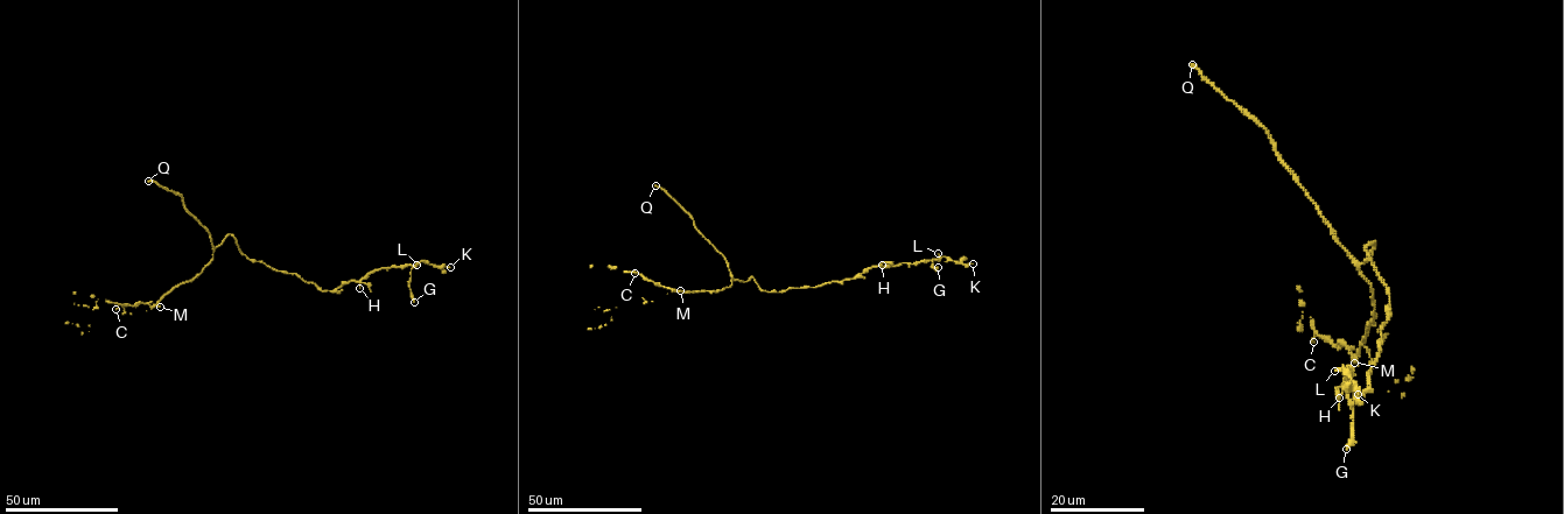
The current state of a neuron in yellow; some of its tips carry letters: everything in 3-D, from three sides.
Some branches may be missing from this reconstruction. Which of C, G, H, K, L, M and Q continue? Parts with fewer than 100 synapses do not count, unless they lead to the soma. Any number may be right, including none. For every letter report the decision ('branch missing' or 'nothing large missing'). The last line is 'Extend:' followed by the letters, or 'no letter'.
C: nothing large missing
G: nothing large missing
H: nothing large missing
K: nothing large missing
L: nothing large missing
M: nothing large missing
Q: branch missing
Extend: Q

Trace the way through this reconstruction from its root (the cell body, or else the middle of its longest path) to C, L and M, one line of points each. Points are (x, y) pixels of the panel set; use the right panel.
C: (1370, 262), (1365, 248), (1375, 241), (1359, 265), (1374, 307), (1359, 353), (1318, 333), (1313, 342)
L: (1370, 262), (1388, 291), (1390, 314), (1362, 396), (1345, 386), (1349, 370), (1346, 375), (1334, 371)
M: (1370, 262), (1365, 248), (1375, 241), (1372, 255), (1359, 265), (1370, 284), (1374, 307), (1354, 363)

